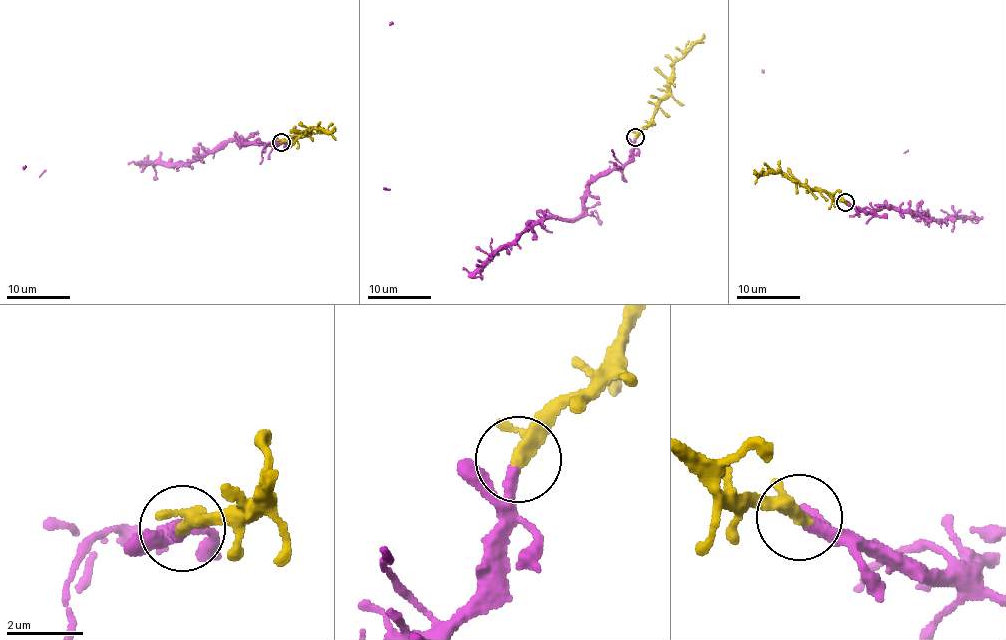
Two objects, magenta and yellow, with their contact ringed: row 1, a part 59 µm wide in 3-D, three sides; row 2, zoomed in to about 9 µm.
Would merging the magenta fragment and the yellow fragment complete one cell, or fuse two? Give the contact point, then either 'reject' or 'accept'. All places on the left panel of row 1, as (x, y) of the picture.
at (281, 142); accept

